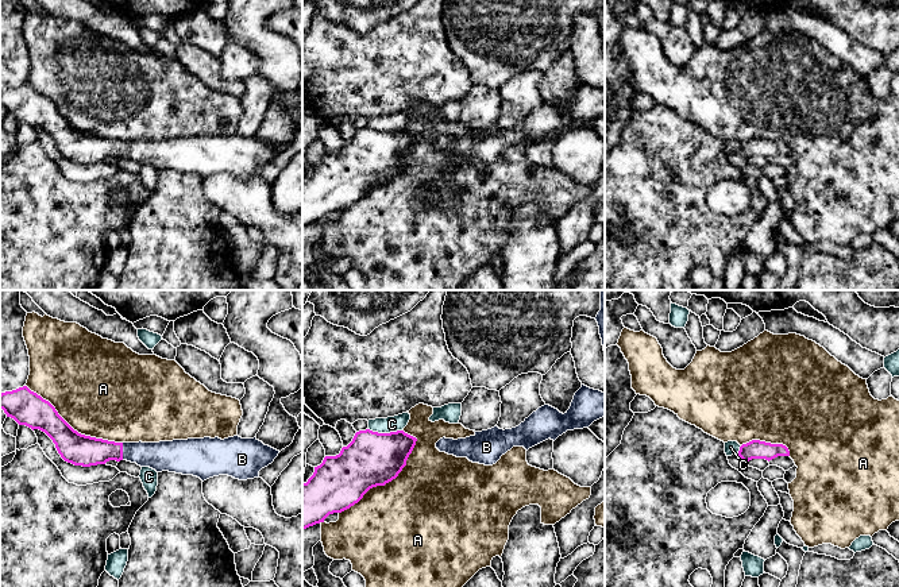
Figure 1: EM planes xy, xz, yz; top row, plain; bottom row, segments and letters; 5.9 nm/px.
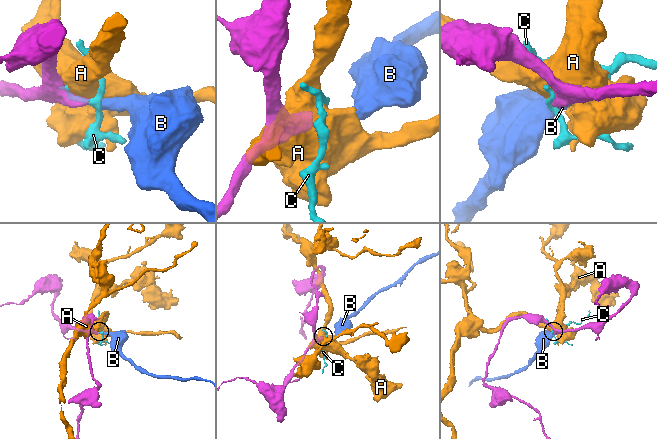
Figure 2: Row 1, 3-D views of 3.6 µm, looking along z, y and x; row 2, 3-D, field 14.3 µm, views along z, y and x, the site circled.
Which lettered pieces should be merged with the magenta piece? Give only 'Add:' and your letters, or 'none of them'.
Add: B

